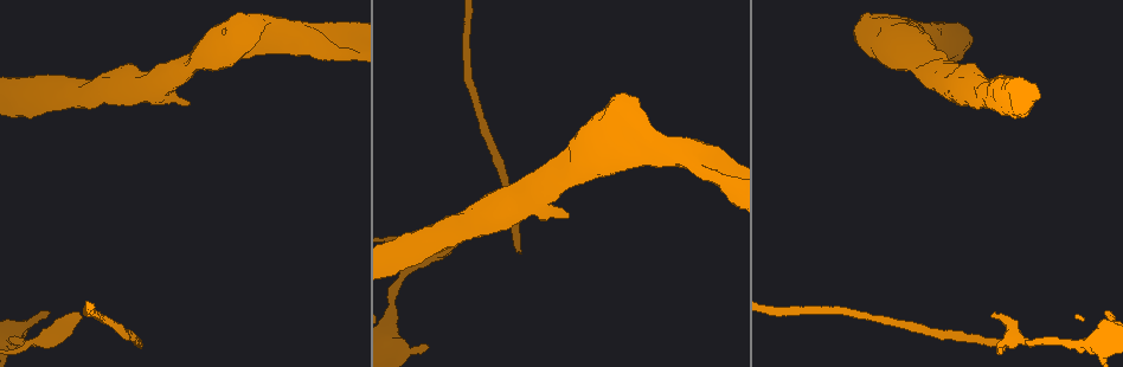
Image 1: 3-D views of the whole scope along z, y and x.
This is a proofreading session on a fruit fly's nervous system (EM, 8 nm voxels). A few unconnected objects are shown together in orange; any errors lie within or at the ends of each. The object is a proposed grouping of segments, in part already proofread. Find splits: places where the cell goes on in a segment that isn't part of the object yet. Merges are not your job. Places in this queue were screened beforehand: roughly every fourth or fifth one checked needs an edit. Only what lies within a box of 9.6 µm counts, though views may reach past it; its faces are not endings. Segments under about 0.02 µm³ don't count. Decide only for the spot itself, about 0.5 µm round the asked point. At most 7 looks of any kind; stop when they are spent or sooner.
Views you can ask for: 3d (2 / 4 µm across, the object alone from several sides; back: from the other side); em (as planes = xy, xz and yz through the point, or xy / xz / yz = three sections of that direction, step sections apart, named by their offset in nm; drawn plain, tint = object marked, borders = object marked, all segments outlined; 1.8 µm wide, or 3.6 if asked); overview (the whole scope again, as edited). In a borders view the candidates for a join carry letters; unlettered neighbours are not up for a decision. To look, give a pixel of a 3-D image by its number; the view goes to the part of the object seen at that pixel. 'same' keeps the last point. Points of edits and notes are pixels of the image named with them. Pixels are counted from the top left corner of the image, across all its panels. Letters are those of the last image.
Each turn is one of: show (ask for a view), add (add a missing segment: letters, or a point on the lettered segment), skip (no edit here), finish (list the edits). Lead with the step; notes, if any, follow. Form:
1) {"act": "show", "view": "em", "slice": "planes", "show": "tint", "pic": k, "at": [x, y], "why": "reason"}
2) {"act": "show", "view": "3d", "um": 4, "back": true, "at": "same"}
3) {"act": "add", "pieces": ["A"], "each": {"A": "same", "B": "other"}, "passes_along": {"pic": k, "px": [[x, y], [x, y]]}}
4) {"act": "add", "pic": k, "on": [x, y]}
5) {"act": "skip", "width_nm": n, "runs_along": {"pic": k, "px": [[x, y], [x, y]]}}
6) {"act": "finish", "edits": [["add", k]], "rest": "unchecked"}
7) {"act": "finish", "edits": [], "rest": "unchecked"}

{"act": "show", "view": "3d", "um": 2, "back": true, "pic": 1, "at": [1108, 311], "why": "free end"}

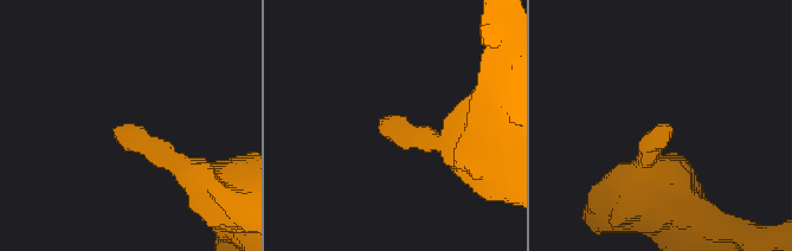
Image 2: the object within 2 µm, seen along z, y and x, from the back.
{"act": "show", "view": "em", "slice": "planes", "show": "borders", "pic": 2, "at": [653, 134]}

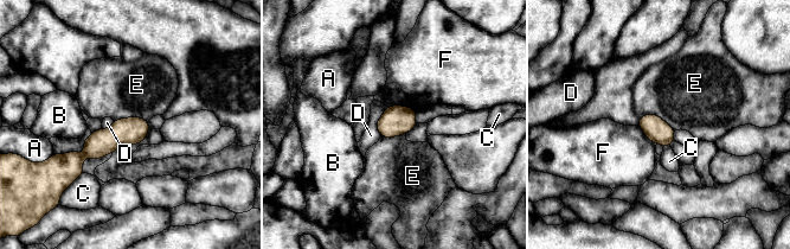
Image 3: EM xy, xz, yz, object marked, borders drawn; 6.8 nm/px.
{"act": "skip", "each": {"A": "other", "B": "other", "C": "other", "D": "other", "E": "other", "F": "other"}, "border": {"pic": 3, "px": [[637, 122], [655, 114], [674, 131]]}, "found": "no lettered segment goes on from it"}

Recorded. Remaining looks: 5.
{"act": "show", "view": "em", "um": 3.6, "slice": "xy", "step": 16, "show": "borders", "pic": 1, "at": [518, 250], "why": "branch stops here"}

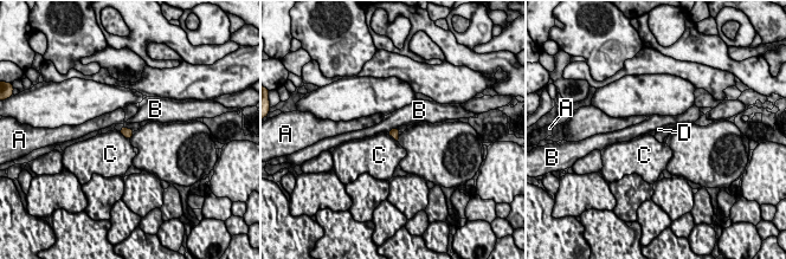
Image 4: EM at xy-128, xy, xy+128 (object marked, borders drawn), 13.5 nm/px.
{"act": "show", "view": "em", "um": 3.6, "slice": "planes", "show": "borders", "at": "same", "why": "another direction"}

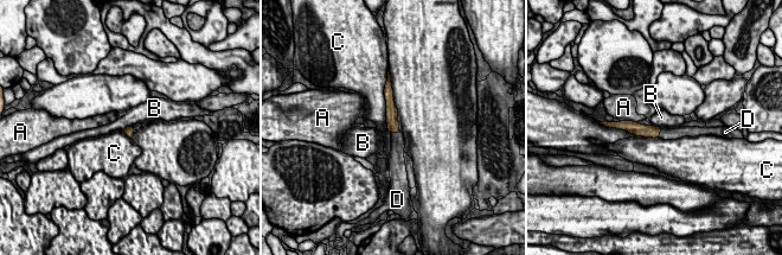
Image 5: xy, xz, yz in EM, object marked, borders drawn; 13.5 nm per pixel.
{"act": "add", "pieces": ["D"], "width_nm": 140, "each": {"A": "other", "B": "other", "C": "other", "D": "same"}, "passes_along": {"pic": 5, "px": [[643, 131], [660, 131], [667, 133]]}, "found": "the cell continues"}

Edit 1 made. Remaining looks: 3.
{"act": "show", "view": "3d", "um": 2, "back": true, "pic": 1, "at": [993, 313], "why": "an open end"}

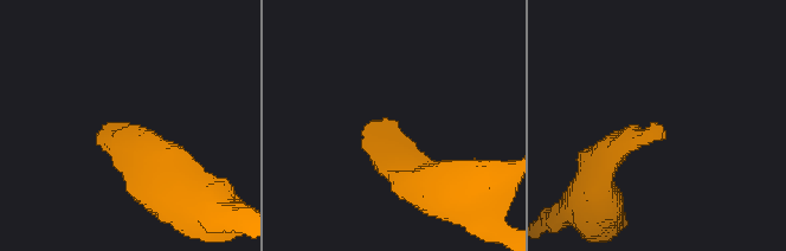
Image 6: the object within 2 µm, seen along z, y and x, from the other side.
{"act": "show", "view": "em", "slice": "planes", "show": "borders", "pic": 6, "at": [370, 121], "why": "now the EM"}

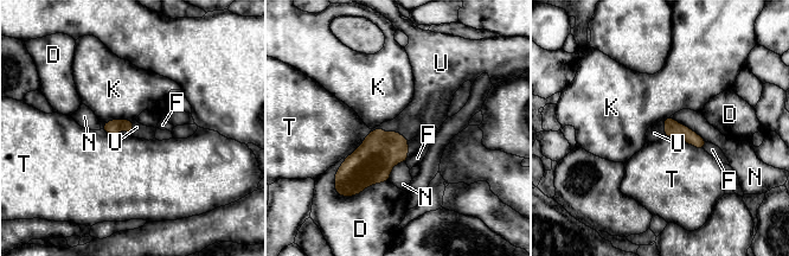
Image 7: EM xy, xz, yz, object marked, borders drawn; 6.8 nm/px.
{"act": "add", "pieces": ["U"], "longest_contact_nm": ["D", 300], "each": {"D": "other", "F": "other", "K": "other", "N": "other", "T": "other", "U": "same"}, "found": "it goes on there"}

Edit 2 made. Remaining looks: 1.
{"act": "finish", "edits": [["add", 5], ["add", 7]], "rest": "unchecked"}

